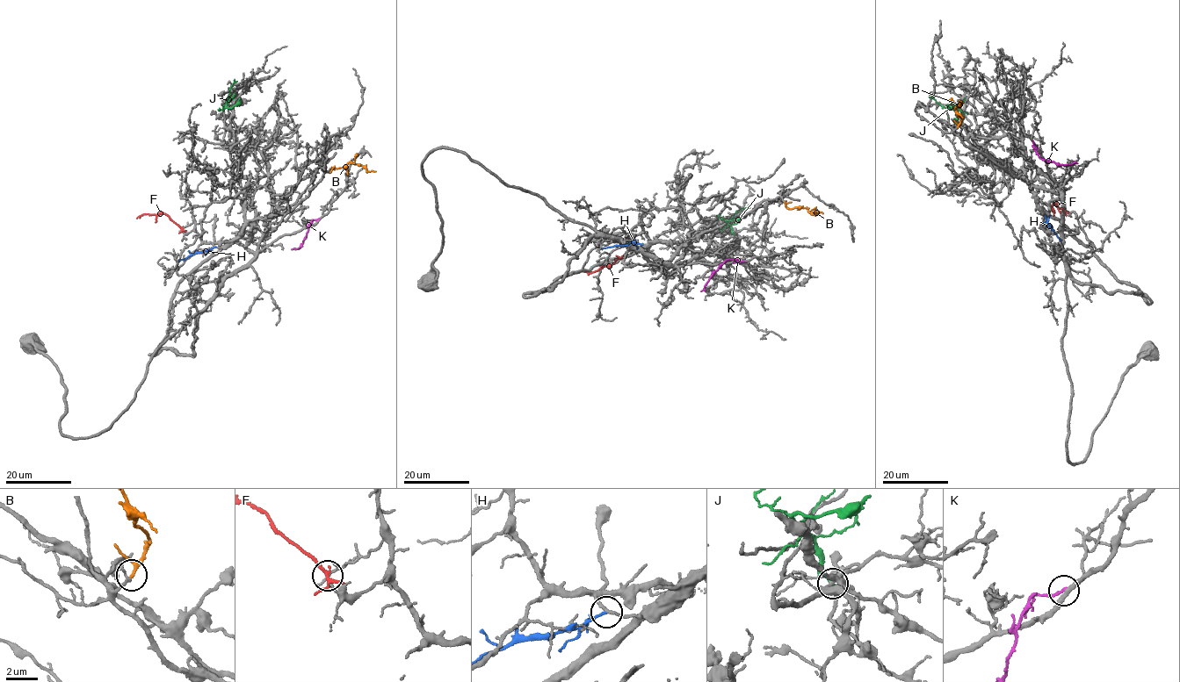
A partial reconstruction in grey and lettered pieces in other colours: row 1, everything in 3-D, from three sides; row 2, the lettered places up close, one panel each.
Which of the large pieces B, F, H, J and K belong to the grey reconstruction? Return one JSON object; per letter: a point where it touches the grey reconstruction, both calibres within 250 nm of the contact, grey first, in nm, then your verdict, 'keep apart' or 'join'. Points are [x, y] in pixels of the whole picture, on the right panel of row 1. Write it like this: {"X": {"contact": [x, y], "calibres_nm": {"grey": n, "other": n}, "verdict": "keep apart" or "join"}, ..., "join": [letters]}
{"B": {"contact": [958, 126], "calibres_nm": {"grey": 150, "other": 150}, "verdict": "join"}, "F": {"contact": [1053, 210], "calibres_nm": {"grey": 120, "other": 200}, "verdict": "keep apart"}, "H": {"contact": [1046, 215], "calibres_nm": {"grey": 180, "other": 180}, "verdict": "keep apart"}, "J": {"contact": [965, 99], "calibres_nm": {"grey": 380, "other": 200}, "verdict": "keep apart"}, "K": {"contact": [1033, 141], "calibres_nm": {"grey": 280, "other": 170}, "verdict": "keep apart"}, "join": ["B"]}

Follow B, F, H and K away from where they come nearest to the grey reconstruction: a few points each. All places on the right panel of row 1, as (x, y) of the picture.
B: (958, 126), (961, 119), (955, 107), (960, 102)
F: (1053, 210), (1053, 204), (1063, 209), (1067, 216)
H: (1046, 215), (1046, 222), (1061, 240)
K: (1032, 141), (1038, 155), (1047, 161), (1064, 165), (1077, 163)

